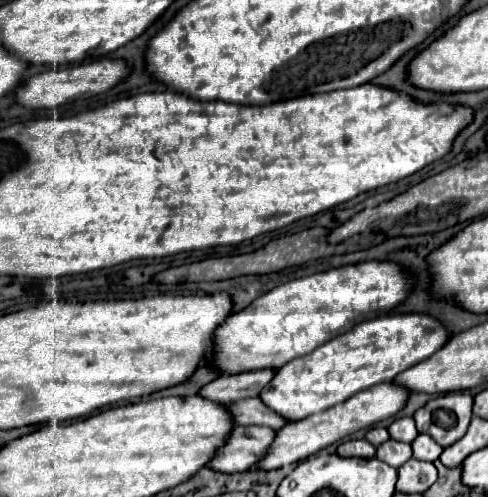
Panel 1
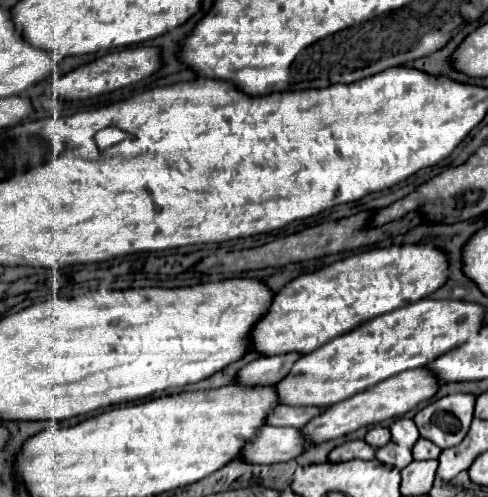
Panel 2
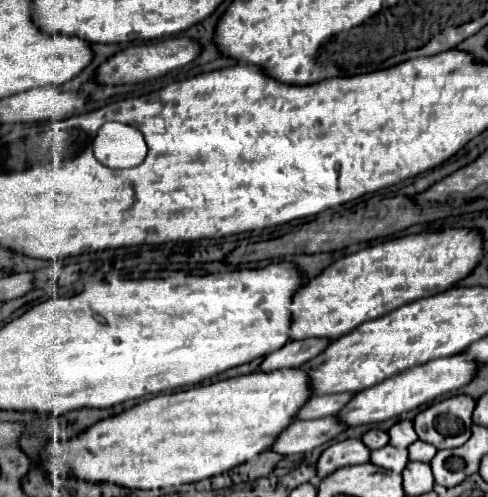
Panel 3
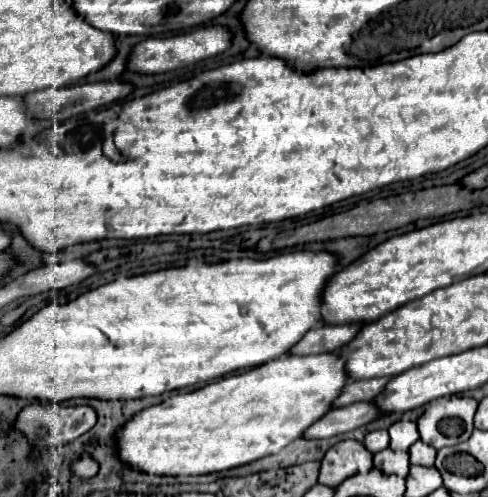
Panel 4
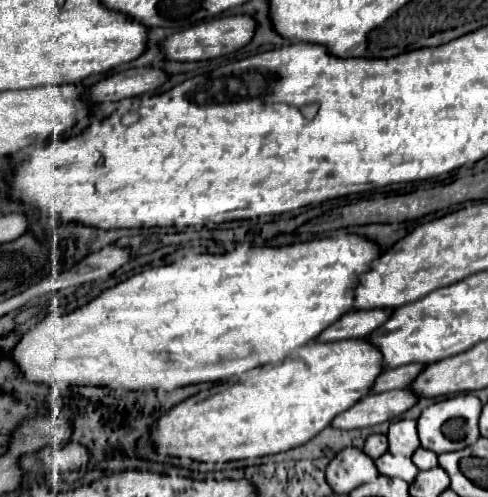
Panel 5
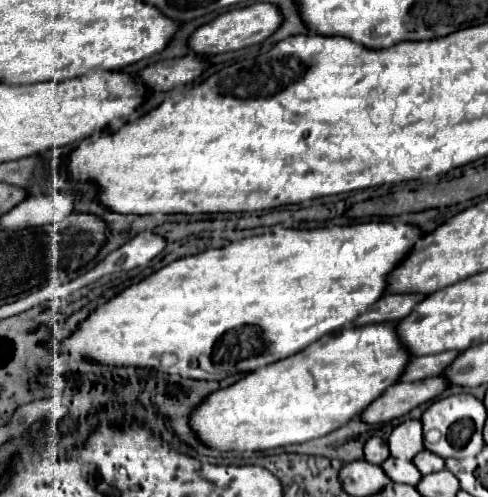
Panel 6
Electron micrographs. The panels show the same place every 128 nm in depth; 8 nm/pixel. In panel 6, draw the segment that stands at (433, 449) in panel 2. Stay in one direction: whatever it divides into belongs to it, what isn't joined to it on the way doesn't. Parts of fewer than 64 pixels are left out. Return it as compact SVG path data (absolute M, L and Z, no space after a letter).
M422 450L422 452L414 458L414 464L416 464L416 468L420 470L420 474L424 474L424 476L426 476L426 474L432 474L432 472L440 472L440 470L446 468L444 460L442 460L440 456L428 452L428 450Z

